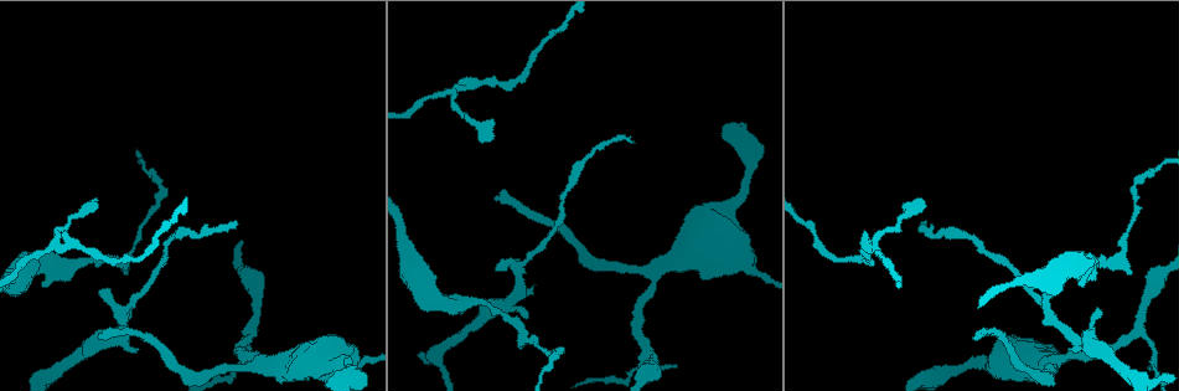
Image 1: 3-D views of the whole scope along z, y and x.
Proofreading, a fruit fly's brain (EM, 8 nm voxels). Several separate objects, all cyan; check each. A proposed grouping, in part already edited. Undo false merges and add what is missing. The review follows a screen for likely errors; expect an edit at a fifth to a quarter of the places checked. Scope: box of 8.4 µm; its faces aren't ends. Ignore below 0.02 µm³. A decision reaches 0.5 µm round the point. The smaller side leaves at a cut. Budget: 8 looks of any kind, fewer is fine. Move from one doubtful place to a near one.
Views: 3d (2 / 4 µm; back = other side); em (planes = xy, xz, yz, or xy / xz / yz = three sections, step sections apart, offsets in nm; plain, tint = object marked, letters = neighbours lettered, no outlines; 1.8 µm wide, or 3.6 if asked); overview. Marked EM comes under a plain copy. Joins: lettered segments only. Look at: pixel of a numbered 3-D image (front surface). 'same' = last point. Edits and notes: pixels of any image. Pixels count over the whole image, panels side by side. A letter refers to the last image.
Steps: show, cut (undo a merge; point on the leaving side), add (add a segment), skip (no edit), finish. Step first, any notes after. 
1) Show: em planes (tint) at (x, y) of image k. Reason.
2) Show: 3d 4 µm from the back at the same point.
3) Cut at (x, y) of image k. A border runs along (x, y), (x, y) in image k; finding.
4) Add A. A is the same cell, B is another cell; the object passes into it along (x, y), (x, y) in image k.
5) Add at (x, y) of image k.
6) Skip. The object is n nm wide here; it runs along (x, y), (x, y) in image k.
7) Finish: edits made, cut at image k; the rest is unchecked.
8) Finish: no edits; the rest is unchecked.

Show: em planes (letters) at (494, 197) of image 1. End of a long branch.

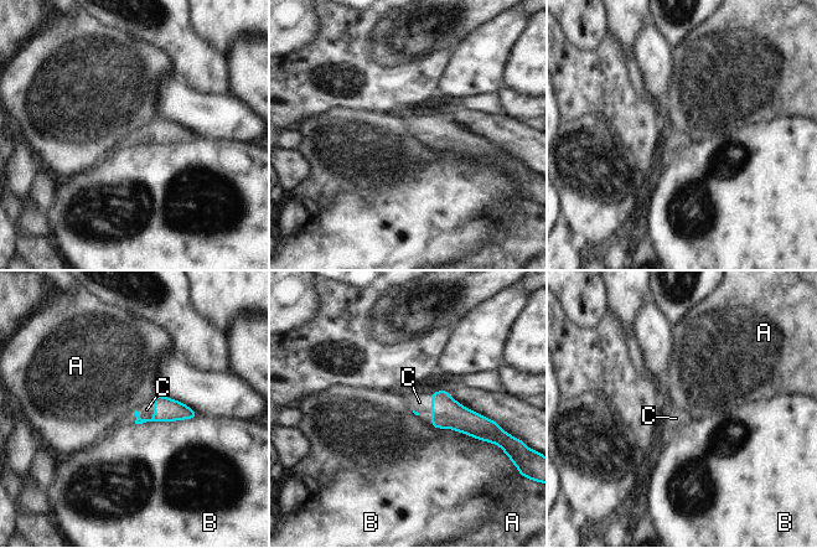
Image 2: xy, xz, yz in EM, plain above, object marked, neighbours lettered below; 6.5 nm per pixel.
Add C. C is the same cell, A and B are other cells; it goes on there.

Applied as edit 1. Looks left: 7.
Show: overview. See it whole again.

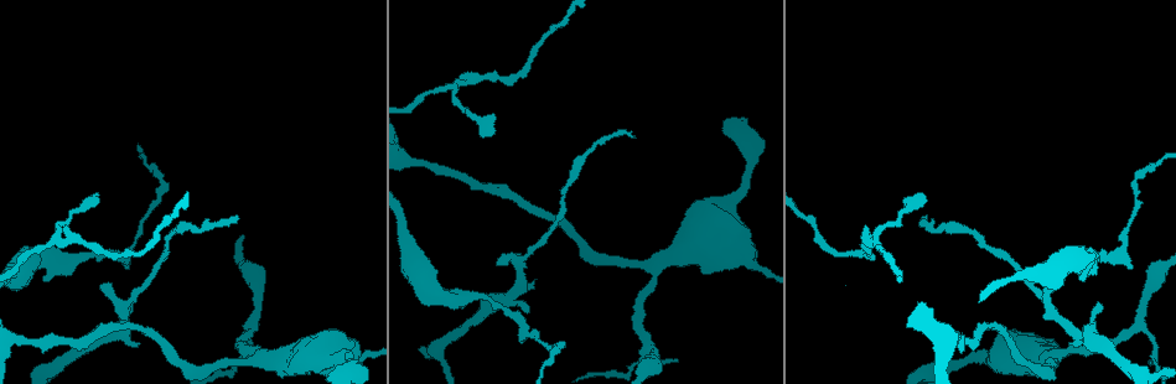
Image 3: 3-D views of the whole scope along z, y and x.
Show: 3d 4 µm at (99, 288) of image 3. An open end.

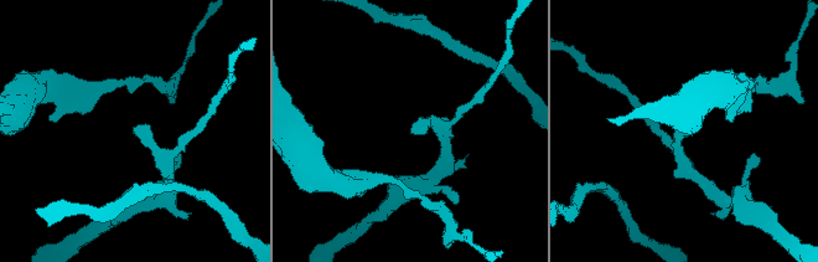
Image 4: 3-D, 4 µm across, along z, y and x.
Show: em planes (letters) at (410, 133) of image 4. Need the tissue.

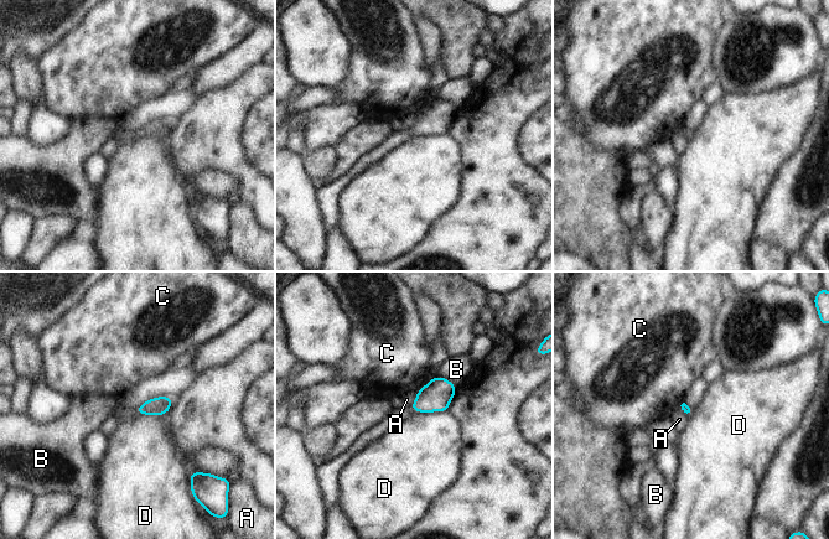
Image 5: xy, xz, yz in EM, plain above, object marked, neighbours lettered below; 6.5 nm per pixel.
Skip. A, B, C and D are other cells; a border runs along (167, 411), (160, 415), (141, 414) in image 5; no lettered segment goes on from it.

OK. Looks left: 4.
Show: em 3.6 µm planes (tint) at (664, 259) of image 3.

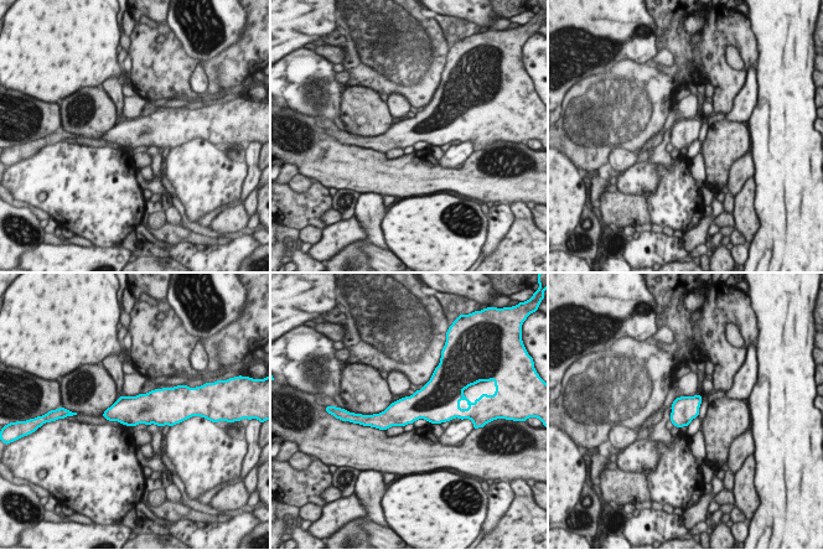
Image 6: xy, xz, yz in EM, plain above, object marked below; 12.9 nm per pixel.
Show: em 3.6 µm planes (letters) at the same point.

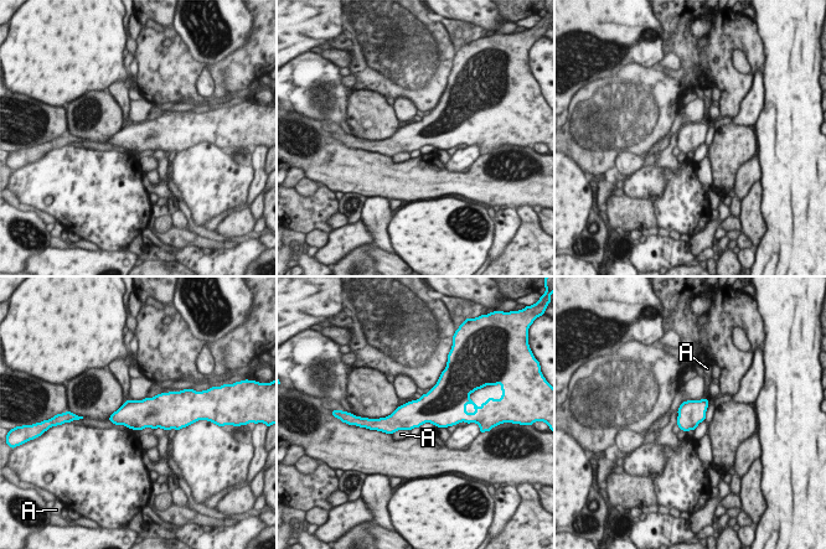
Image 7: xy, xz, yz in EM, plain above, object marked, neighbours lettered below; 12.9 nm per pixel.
Skip. The longest contact is with A, 260 nm; A is another cell; all the same neuron.

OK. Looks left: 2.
Finish: edits made, add at image 2; the rest is unchecked.

